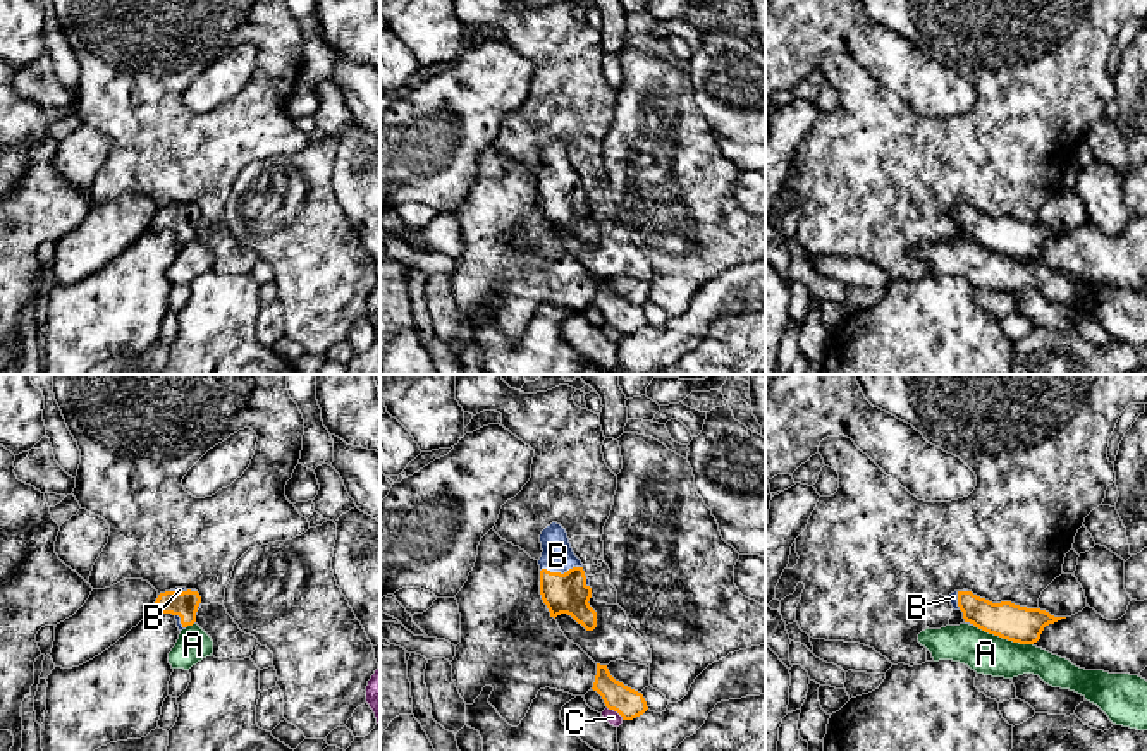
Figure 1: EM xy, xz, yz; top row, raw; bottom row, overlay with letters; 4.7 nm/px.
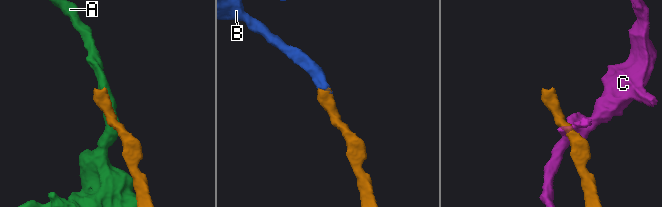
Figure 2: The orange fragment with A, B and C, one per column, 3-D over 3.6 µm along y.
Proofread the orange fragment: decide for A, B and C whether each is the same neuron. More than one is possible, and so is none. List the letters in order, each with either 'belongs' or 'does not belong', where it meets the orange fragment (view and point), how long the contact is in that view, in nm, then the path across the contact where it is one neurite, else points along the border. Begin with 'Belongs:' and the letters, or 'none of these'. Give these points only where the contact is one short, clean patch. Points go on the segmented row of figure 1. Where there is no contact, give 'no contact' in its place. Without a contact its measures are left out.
Belongs: B
A: does not belong; meets orange in yz at (1003, 638); contact 300 nm long
B: belongs; meets orange in xz at (559, 573); contact 200 nm long; runs through xz (568, 593), (559, 573), (558, 555)
C: does not belong; meets orange in xz at (616, 710); contact 100 nm long; border along xz (607, 707), (623, 719)

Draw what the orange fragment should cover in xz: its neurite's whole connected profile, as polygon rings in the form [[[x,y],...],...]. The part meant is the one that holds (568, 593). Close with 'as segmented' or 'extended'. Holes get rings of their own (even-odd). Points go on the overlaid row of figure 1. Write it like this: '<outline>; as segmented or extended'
[[[552,522],[540,534],[540,595],[550,617],[571,615],[586,631],[597,627],[597,612],[590,607],[592,588],[581,560],[574,555],[566,529]]]; extended

